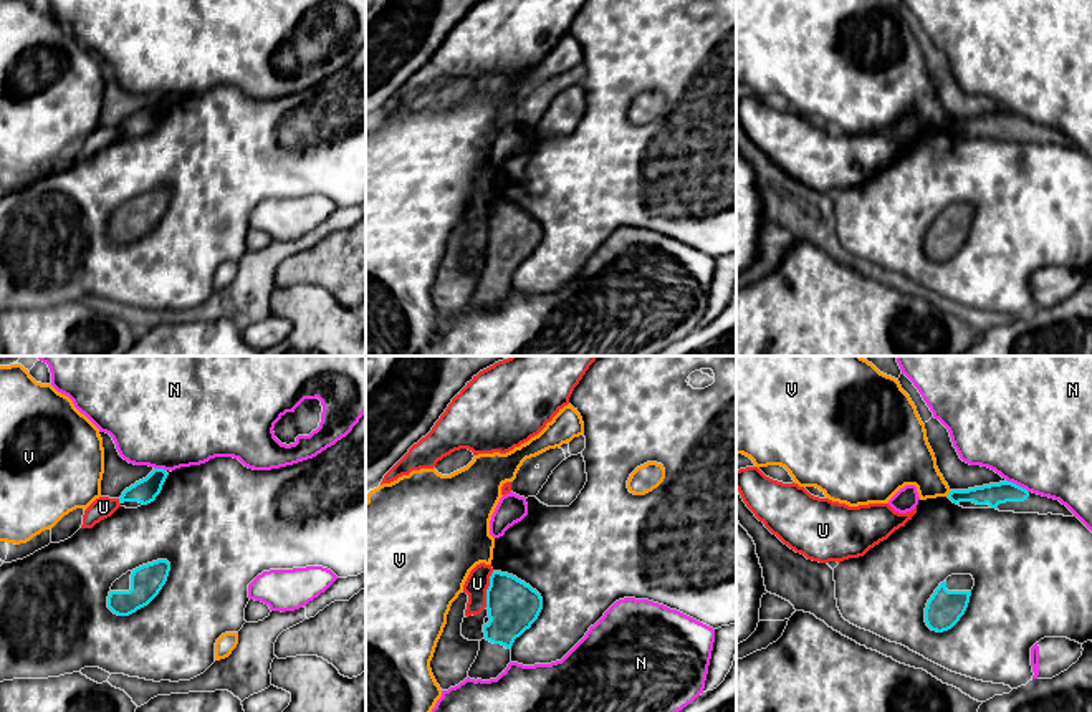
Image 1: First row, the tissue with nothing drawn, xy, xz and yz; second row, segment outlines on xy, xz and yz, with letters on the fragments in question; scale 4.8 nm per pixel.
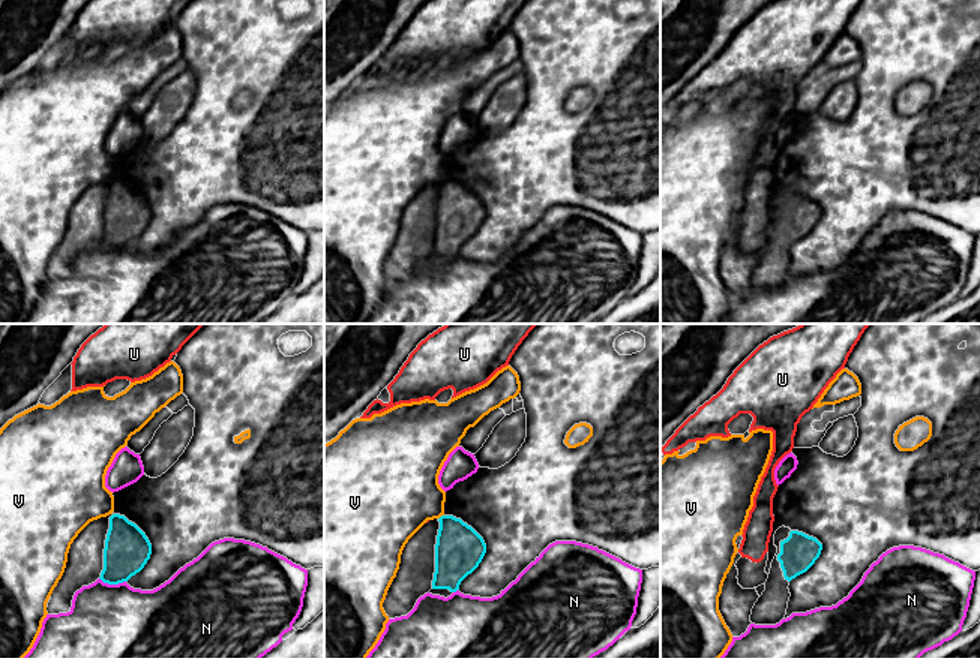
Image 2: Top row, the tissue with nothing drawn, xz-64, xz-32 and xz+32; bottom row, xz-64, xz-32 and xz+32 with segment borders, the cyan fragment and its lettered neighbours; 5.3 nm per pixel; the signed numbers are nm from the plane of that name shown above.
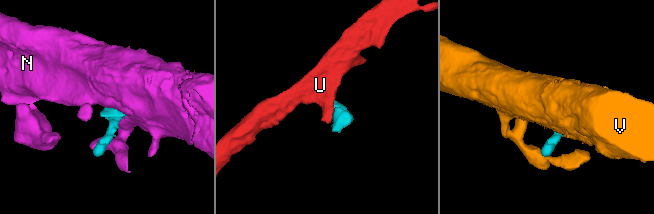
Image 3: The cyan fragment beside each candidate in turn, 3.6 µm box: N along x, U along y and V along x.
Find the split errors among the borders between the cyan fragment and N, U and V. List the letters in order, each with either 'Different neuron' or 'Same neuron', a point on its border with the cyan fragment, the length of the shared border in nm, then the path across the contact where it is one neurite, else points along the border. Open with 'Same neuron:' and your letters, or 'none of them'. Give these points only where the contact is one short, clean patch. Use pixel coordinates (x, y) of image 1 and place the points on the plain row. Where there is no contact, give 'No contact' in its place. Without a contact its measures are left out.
Same neuron: none of them
N: Different neuron. Touches cyan at yz (1018, 115). Shared border 130 nm. Boundary: yz (1006, 108), (1028, 121)
U: Different neuron. Touches cyan at xz (487, 219). Shared border 180 nm. Boundary: xz (493, 201), (488, 211), (485, 235)
V: Different neuron. Touches cyan at yz (948, 123). Shared border 40 nm. Boundary: yz (950, 120), (947, 125)

